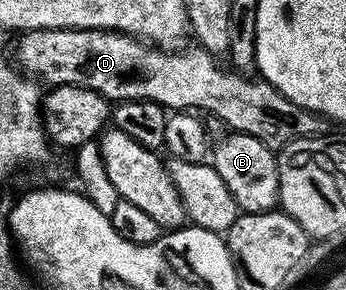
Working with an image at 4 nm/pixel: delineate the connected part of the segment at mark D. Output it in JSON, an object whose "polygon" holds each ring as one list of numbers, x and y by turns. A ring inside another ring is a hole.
{"polygon":[[36,29,30,33,20,34,19,41,21,46,17,49,16,64,30,78,41,83,46,81,46,86,49,87,82,85,103,95,110,103,154,101,156,105,164,105,169,111,206,109,226,125,226,130,251,135,274,151,280,151,287,143,300,137,316,137,326,132,327,121,321,114,299,107,264,79,250,79,224,64,217,65,218,60,214,54,208,53,196,43,180,51,170,51,159,49,155,45,129,36,128,33,116,33,110,29]]}

